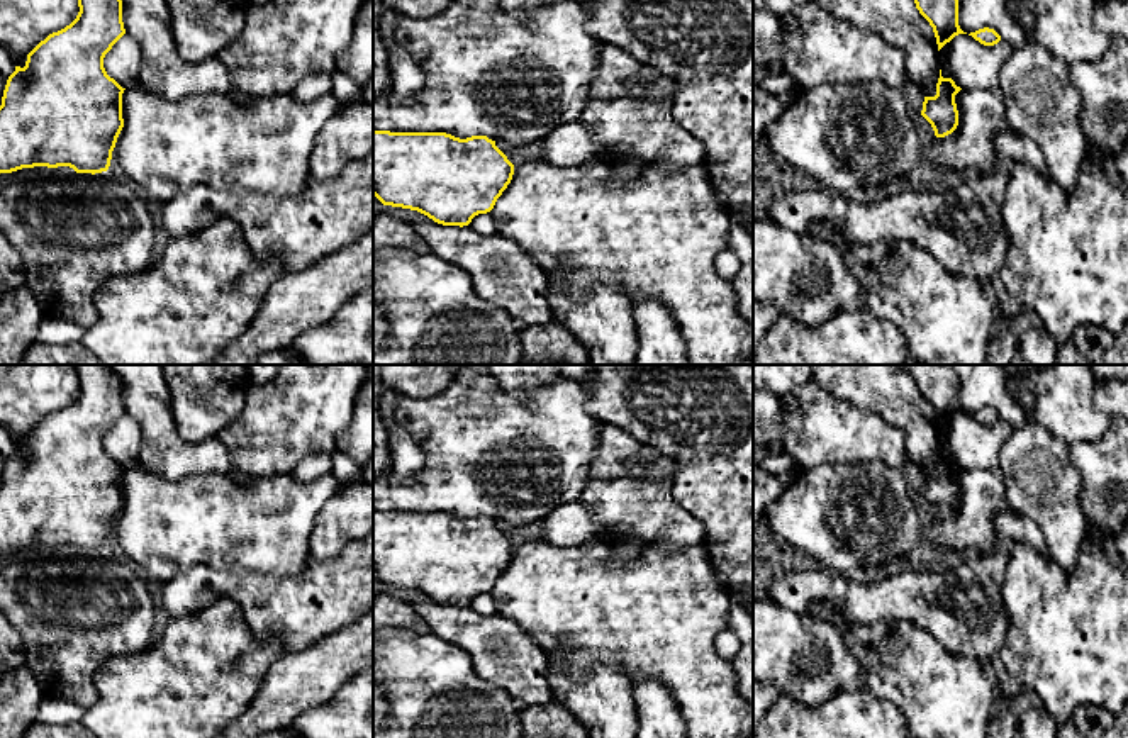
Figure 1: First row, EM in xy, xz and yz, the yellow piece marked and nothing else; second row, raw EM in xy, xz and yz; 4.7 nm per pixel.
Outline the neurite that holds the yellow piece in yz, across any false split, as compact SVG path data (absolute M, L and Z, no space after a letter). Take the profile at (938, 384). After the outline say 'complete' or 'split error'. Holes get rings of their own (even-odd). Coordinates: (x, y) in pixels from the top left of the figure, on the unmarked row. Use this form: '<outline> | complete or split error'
M897 365L916 383L919 394L933 407L938 431L958 414L967 414L958 405L958 378L950 365Z | complete

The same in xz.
M373 511L373 575L383 585L417 590L443 606L463 607L475 595L490 592L512 555L514 545L487 516L460 519L446 512Z | complete

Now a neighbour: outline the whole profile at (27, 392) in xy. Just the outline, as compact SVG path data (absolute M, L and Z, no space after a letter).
M0 365L0 424L29 434L78 392L75 365Z

